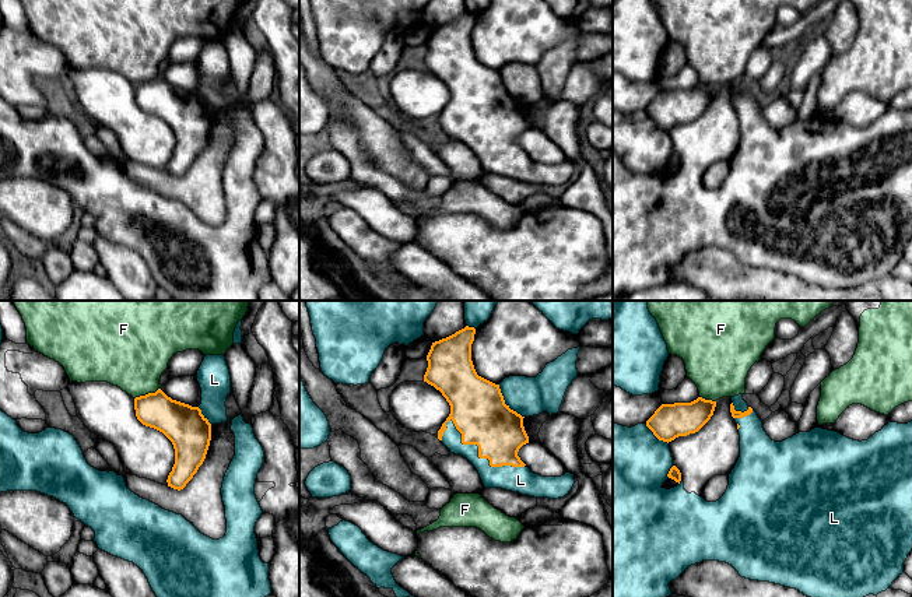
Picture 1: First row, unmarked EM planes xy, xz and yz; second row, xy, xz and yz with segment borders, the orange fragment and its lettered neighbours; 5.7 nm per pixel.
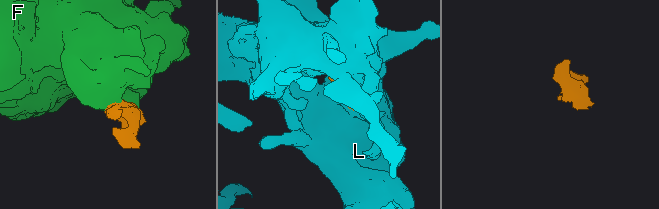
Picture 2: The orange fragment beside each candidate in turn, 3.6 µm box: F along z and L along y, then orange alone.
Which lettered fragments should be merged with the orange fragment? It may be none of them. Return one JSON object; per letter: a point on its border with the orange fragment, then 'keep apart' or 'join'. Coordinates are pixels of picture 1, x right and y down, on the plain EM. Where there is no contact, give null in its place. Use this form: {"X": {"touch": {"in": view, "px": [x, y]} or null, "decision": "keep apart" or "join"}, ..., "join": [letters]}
{"F": {"touch": {"in": "xy", "px": [148, 80]}, "decision": "keep apart"}, "L": {"touch": {"in": "xz", "px": [479, 141]}, "decision": "join"}, "join": ["L"]}

